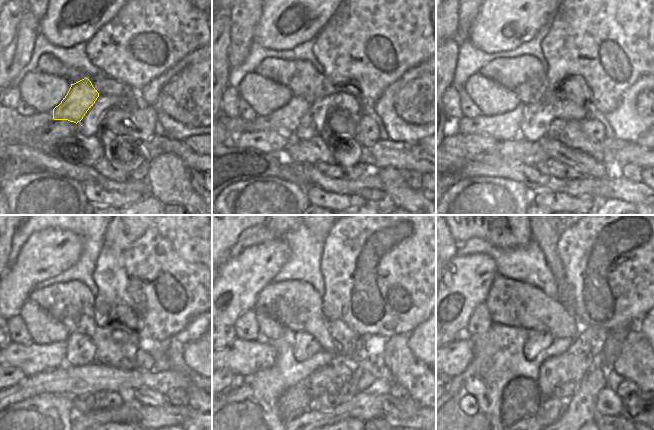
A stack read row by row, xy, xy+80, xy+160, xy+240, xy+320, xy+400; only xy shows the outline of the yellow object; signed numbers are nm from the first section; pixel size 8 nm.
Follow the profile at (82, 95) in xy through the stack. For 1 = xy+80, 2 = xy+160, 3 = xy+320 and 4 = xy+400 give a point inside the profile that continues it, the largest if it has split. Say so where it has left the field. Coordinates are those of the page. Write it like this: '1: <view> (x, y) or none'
1: xy+80 (286, 119)
2: xy+160 (503, 127)
3: xy+320 (244, 358)
4: xy+400 (456, 356)

